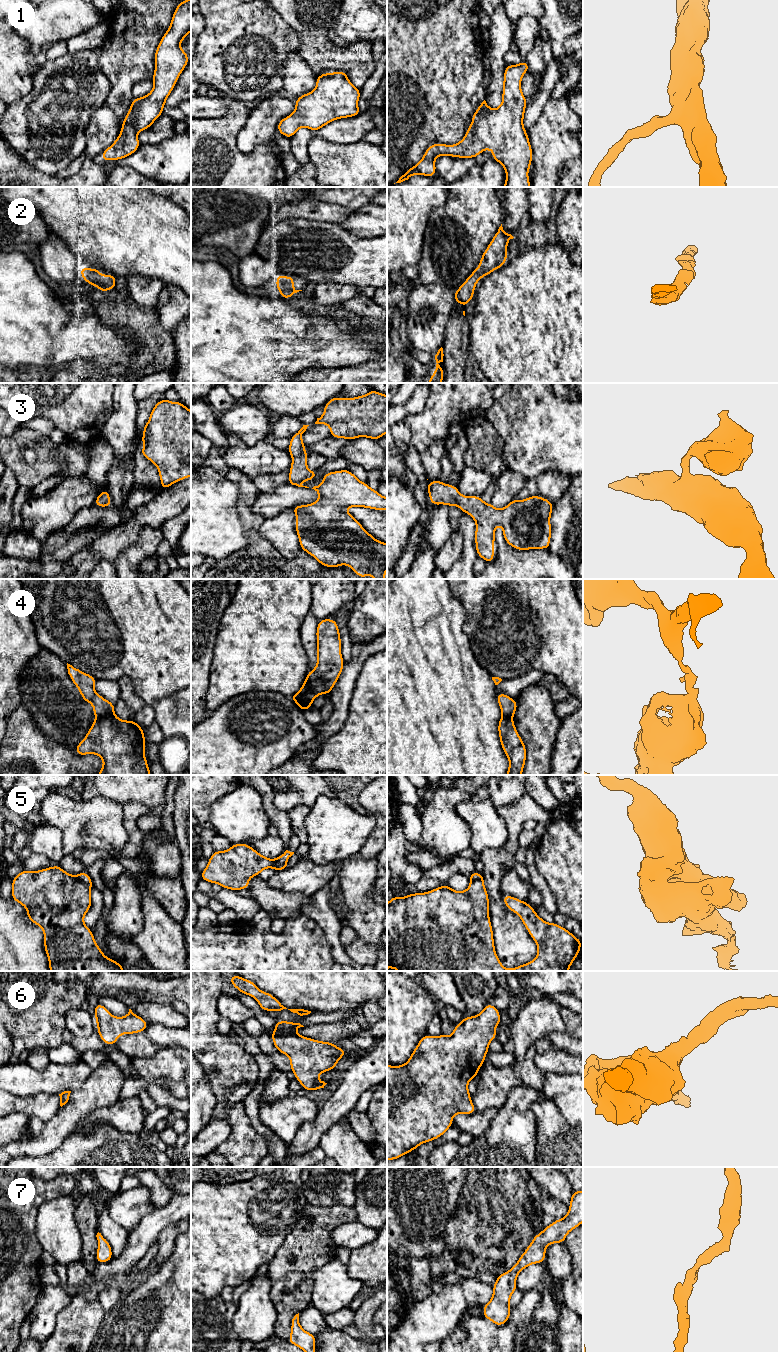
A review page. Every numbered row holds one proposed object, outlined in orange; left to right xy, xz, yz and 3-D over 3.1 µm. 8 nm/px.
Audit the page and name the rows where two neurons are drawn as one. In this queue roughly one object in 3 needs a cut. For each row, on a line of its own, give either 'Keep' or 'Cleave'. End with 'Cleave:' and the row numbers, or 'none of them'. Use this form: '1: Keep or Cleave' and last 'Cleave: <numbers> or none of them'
1: Keep
2: Keep
3: Keep
4: Cleave
5: Cleave
6: Keep
7: Keep
Cleave: 4, 5

